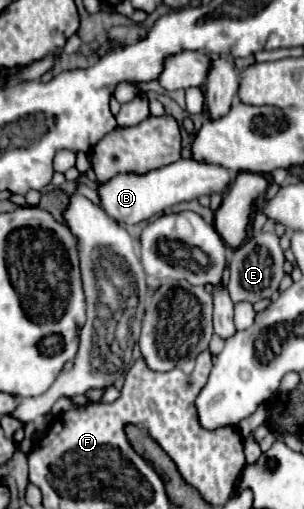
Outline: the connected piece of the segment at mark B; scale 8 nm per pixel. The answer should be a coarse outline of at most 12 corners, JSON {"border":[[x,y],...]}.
{"border":[[180,159],[98,183],[102,209],[136,225],[224,193],[224,167]]}

